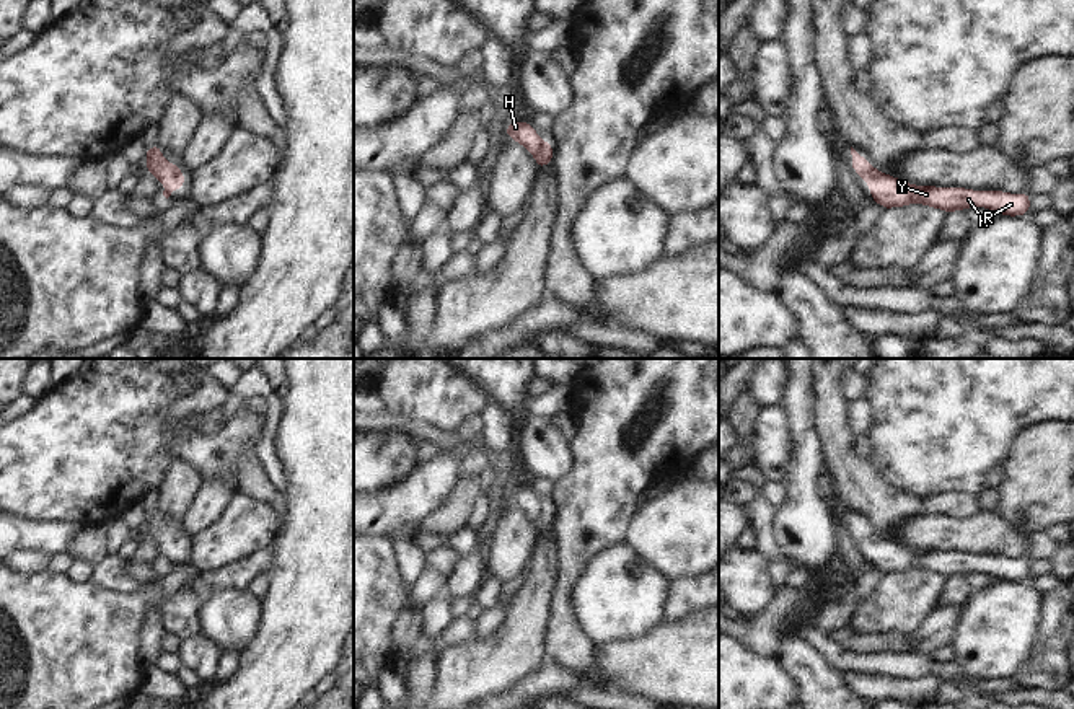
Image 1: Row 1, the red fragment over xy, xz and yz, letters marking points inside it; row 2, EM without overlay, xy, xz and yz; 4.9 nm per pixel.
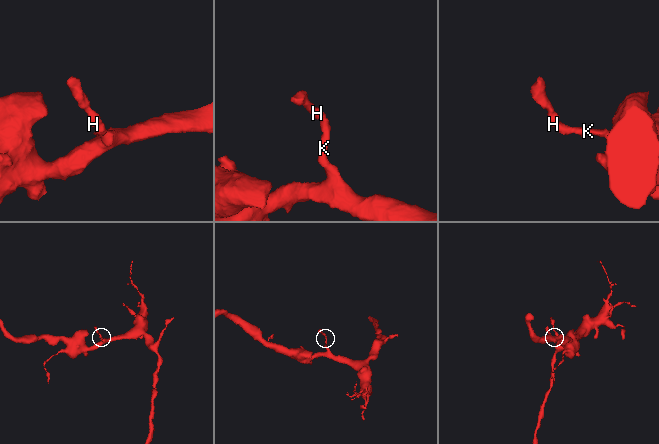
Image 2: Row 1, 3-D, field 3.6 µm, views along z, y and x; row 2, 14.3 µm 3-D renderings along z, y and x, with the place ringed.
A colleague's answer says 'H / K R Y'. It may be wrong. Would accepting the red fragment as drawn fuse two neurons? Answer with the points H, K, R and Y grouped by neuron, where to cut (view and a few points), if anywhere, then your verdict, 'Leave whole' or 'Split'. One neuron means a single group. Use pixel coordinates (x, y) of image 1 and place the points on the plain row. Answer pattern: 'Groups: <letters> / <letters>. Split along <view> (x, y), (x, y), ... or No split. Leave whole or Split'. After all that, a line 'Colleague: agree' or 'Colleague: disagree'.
Groups: H K R Y. No split. Leave whole
Colleague: disagree

